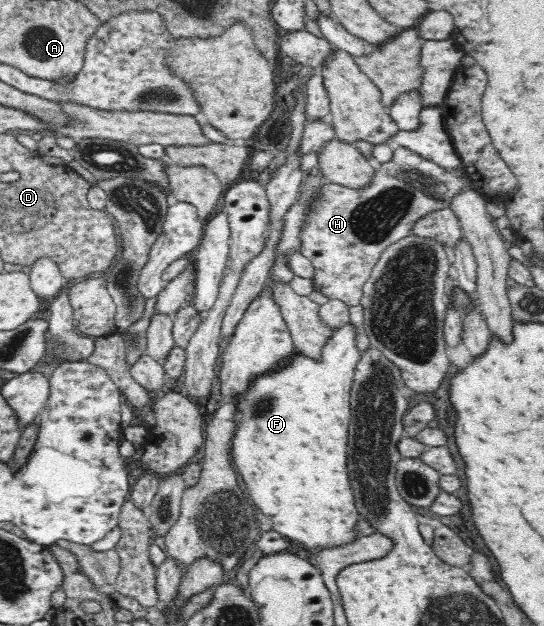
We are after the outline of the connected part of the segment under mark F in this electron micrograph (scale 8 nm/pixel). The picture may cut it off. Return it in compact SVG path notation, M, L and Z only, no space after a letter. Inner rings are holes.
M346 324L322 345L320 357L294 353L278 368L256 375L248 389L234 398L238 404L238 420L231 441L232 463L250 504L256 503L256 507L272 519L274 531L313 552L347 545L357 539L356 525L360 517L354 509L352 487L346 473L346 445L352 415L351 385L361 356L356 347L356 336L352 325Z

